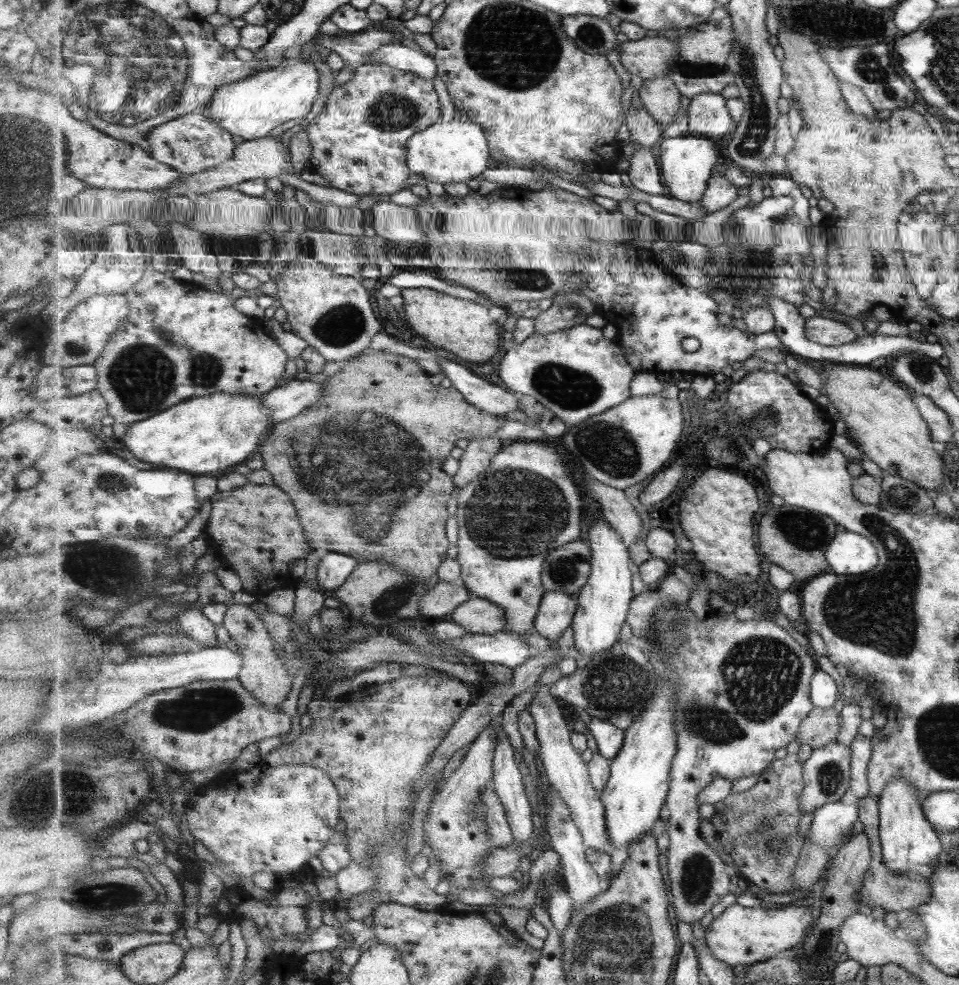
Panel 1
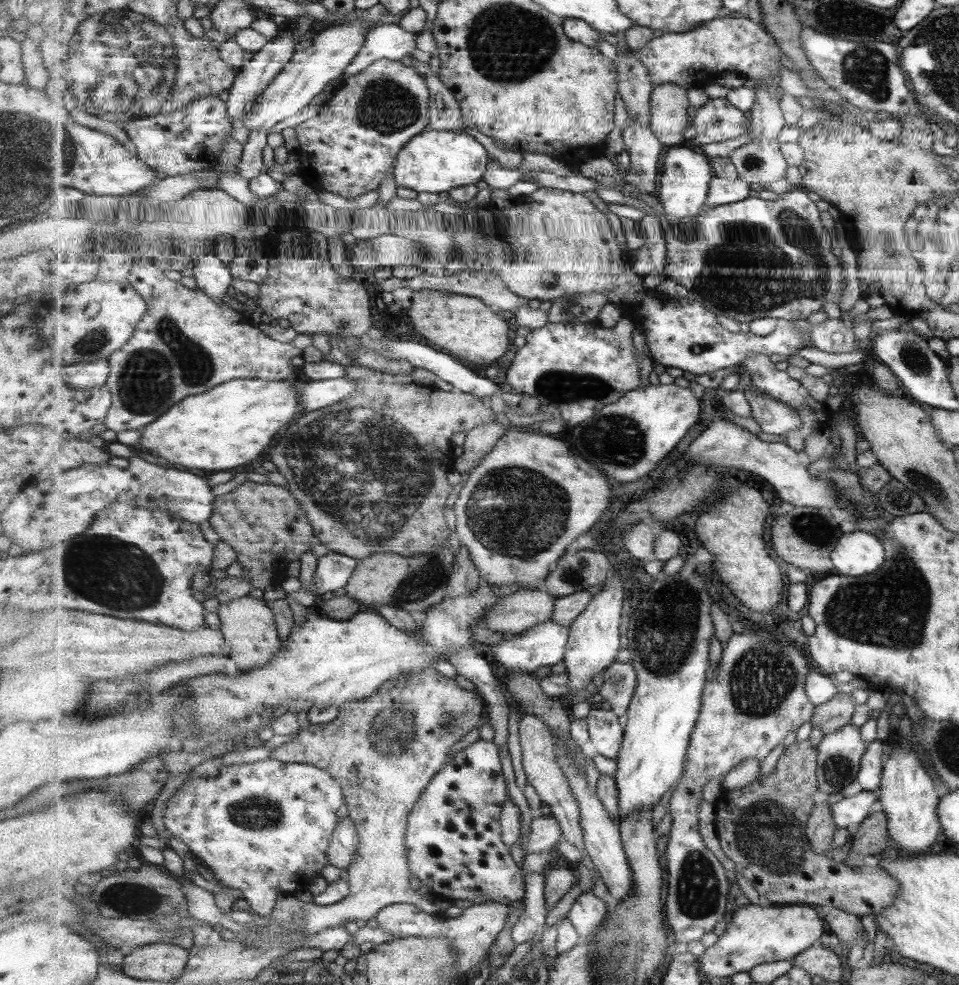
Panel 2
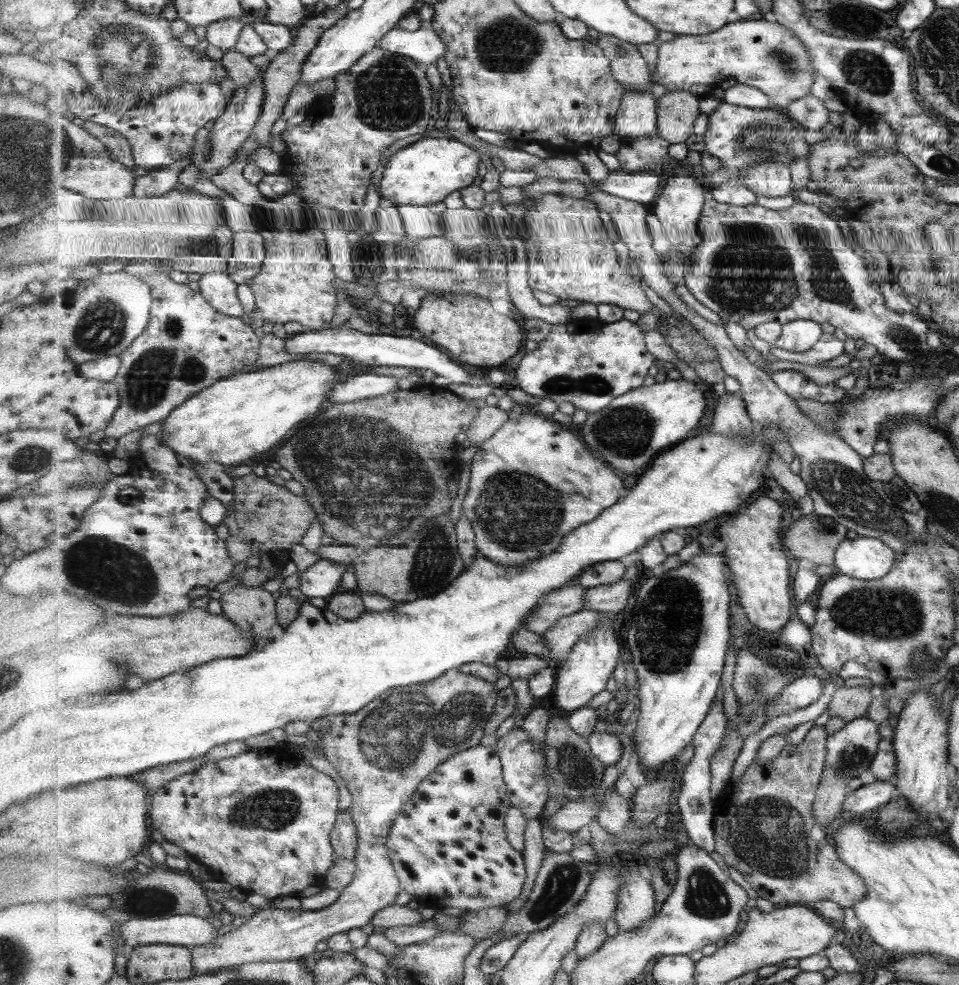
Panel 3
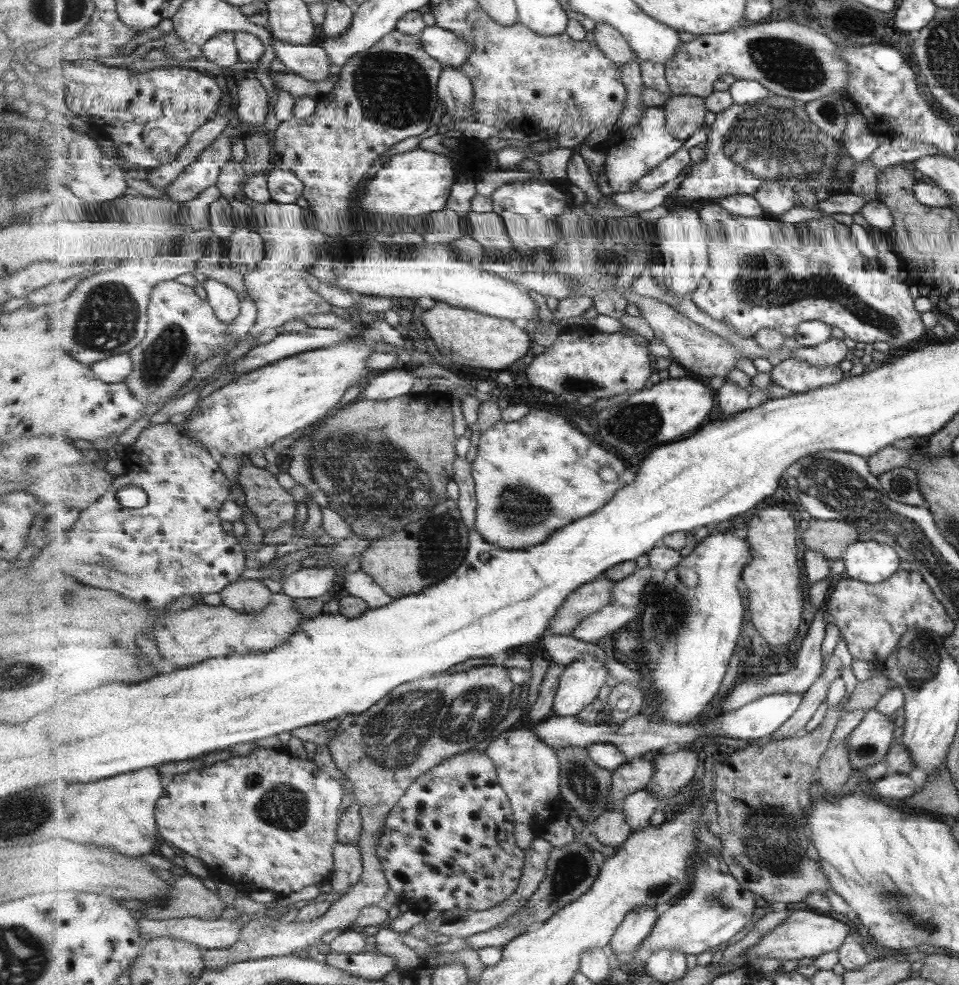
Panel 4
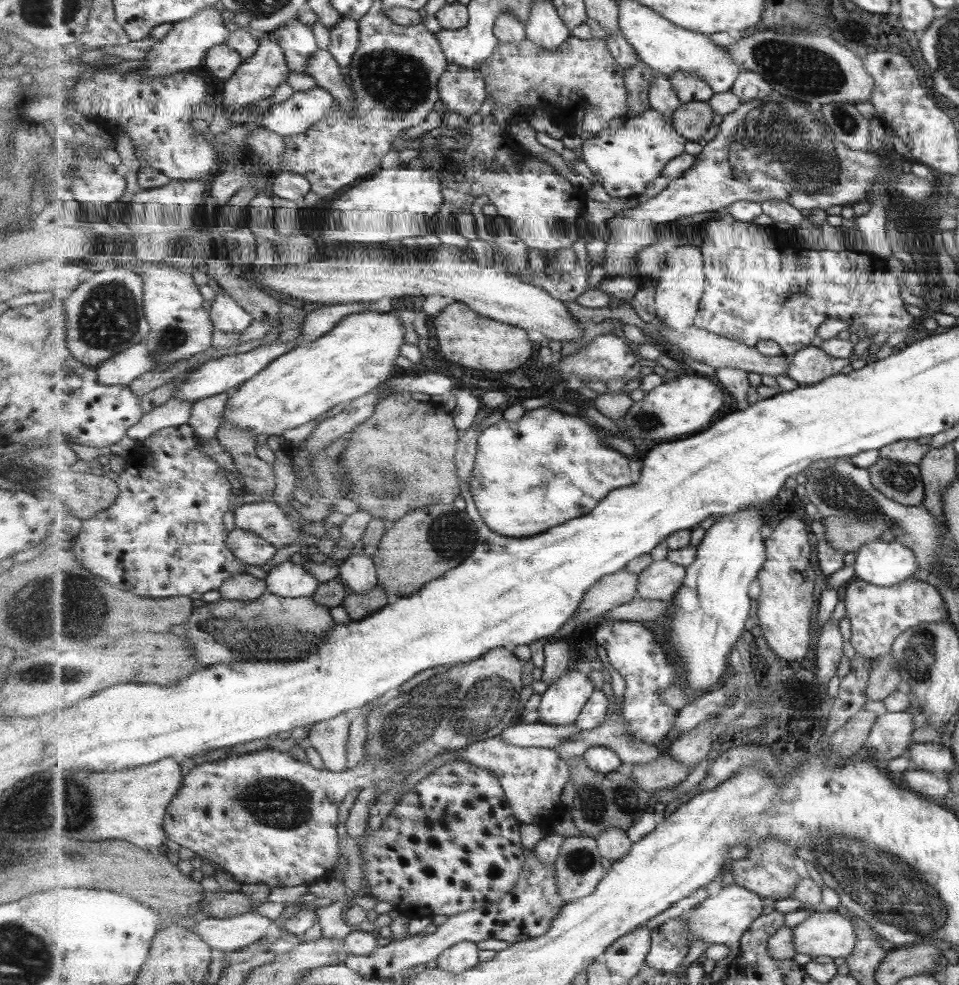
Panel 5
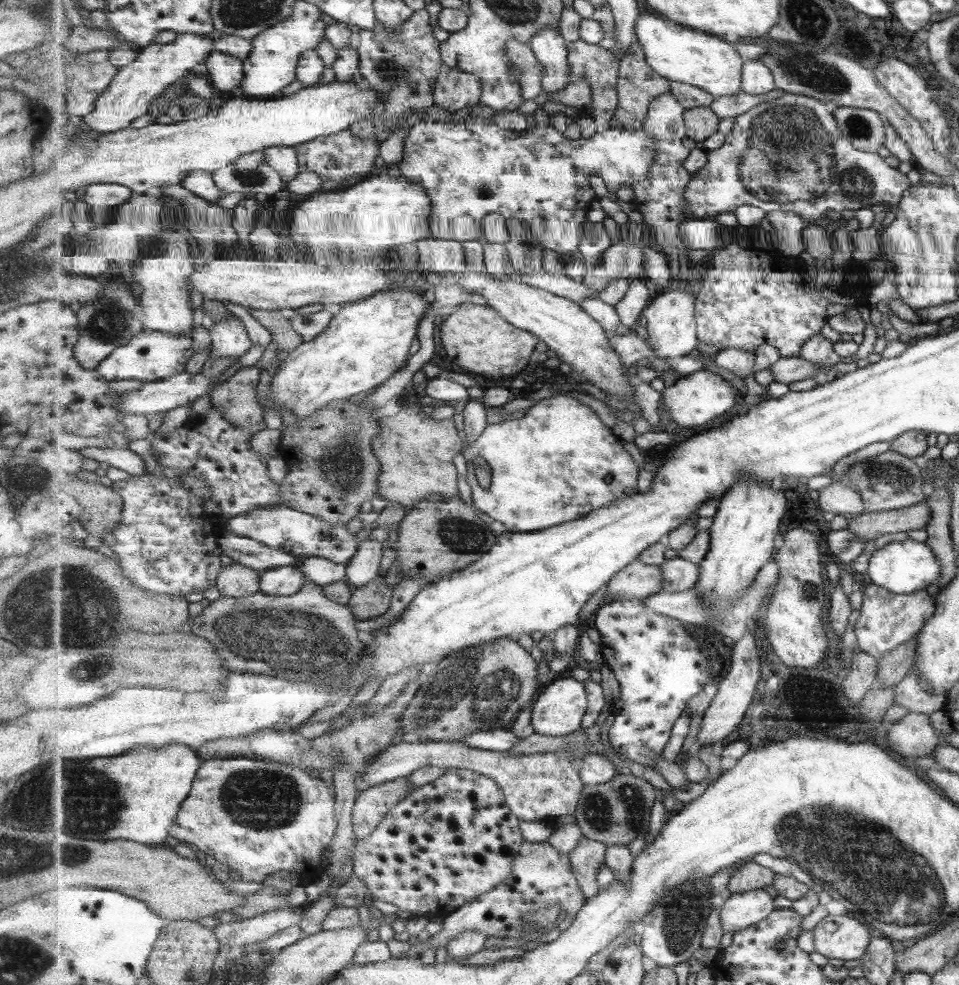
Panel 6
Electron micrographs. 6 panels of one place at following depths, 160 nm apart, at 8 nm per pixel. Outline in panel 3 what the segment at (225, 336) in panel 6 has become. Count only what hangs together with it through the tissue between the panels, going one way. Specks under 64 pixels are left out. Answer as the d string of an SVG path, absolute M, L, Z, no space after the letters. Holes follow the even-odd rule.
M228 272L205 274L198 284L203 296L218 311L234 317L246 316L243 303L238 297L238 285L230 278Z

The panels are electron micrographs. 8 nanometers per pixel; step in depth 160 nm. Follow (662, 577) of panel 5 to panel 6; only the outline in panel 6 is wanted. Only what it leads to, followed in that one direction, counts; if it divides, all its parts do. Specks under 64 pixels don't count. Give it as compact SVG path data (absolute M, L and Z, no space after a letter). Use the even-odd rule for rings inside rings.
M679 556L667 559L660 565L664 577L664 590L683 592L693 589L699 580L700 566Z

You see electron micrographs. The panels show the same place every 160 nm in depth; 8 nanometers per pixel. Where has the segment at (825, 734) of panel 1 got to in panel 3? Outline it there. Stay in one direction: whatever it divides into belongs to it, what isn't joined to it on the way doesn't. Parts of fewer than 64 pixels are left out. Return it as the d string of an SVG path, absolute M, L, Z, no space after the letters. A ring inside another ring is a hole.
M870 686L855 688L842 687L834 692L828 703L828 710L833 718L839 717L846 724L860 717L865 717L872 698Z

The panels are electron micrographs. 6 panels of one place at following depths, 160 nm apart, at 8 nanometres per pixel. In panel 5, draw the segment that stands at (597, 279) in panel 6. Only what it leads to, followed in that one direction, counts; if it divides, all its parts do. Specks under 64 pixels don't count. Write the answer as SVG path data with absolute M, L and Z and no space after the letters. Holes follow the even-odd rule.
M773 91L769 96L766 96L765 99L752 100L751 102L743 103L735 112L724 116L721 124L719 125L719 132L714 136L714 139L711 139L706 145L704 145L702 153L699 154L699 156L696 156L693 166L687 170L682 177L673 179L668 188L663 190L663 192L660 192L657 197L651 198L649 202L640 203L636 208L628 209L624 214L621 213L609 221L607 228L610 230L611 234L610 239L608 240L607 251L605 252L605 264L603 264L602 268L604 269L606 276L610 276L612 278L617 278L618 276L623 277L623 274L627 274L639 266L637 265L636 258L639 256L639 254L641 254L642 250L645 250L645 248L659 242L659 224L675 222L675 220L679 220L679 218L695 216L695 214L701 214L704 212L717 212L717 210L721 211L722 208L726 209L727 206L732 206L733 203L741 202L741 200L763 203L765 200L773 200L773 198L777 198L777 200L792 203L792 206L802 208L805 211L817 210L818 207L853 207L854 203L869 202L870 198L872 197L872 186L879 185L880 187L884 188L884 192L895 194L899 197L899 199L907 198L915 203L927 203L931 202L931 199L936 196L936 186L933 185L933 183L934 182L932 181L931 177L922 178L919 173L915 173L914 171L907 174L903 173L901 178L895 178L895 176L889 176L889 178L885 178L885 176L883 176L881 162L879 162L879 158L877 158L877 156L873 156L871 149L867 152L859 152L858 150L850 149L849 146L843 145L842 142L838 140L837 134L831 130L829 123L825 122L825 113L822 109L822 105L818 104L818 101L802 102L801 100L797 100L791 96L783 96L780 92Z

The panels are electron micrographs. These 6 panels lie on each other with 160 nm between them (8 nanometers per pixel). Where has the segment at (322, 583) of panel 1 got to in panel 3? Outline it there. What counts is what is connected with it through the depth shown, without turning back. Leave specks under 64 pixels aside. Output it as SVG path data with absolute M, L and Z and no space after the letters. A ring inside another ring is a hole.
M319 559L299 577L301 589L309 598L330 598L341 584L347 565Z

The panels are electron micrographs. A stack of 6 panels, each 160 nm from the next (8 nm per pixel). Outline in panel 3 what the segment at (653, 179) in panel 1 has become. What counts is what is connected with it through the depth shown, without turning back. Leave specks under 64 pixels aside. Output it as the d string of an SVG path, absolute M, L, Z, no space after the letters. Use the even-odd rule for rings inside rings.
M626 90L616 120L616 133L626 140L658 134L658 101L653 92Z

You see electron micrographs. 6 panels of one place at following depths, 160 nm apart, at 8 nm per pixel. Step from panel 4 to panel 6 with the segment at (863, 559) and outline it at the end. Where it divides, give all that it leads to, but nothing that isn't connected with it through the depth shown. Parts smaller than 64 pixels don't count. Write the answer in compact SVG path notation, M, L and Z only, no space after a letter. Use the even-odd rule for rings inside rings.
M908 538L889 542L874 550L867 561L866 571L871 583L885 587L885 590L893 591L895 594L909 594L925 589L929 584L935 584L939 580L940 565L927 543Z

